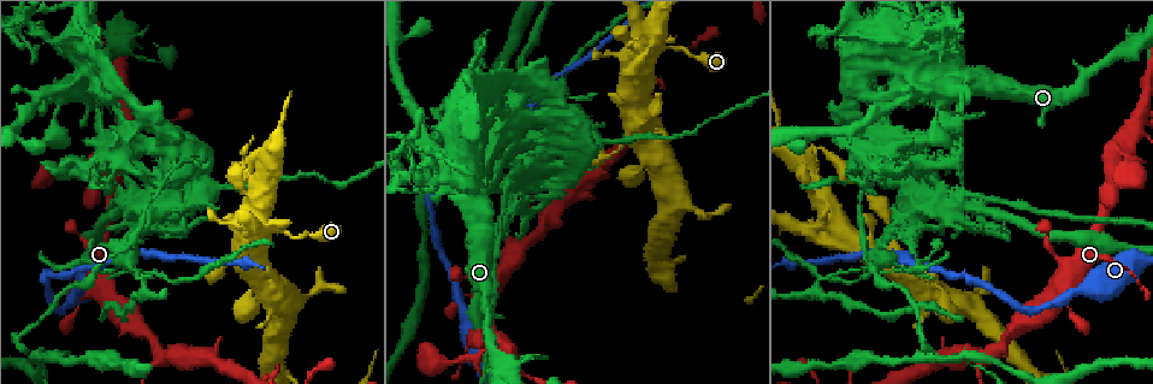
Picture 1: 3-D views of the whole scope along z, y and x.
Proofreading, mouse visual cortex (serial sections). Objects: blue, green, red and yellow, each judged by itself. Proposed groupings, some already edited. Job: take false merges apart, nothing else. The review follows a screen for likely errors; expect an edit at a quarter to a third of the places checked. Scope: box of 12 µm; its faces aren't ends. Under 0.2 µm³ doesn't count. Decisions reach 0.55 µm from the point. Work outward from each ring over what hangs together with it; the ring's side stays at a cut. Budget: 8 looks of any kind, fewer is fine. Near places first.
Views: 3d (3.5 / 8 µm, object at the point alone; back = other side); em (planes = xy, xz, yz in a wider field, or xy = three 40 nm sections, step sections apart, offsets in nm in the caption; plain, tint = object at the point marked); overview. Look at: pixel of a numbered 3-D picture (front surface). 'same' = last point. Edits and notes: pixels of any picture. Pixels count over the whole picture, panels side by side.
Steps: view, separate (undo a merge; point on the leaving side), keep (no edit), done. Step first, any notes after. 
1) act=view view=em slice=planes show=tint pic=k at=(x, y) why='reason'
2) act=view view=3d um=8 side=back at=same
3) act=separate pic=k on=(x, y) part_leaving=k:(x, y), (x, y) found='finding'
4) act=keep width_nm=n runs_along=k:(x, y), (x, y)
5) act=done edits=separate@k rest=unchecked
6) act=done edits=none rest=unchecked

act=view view=3d um=8 pic=1 at=(547, 212) why='sudden change in width'

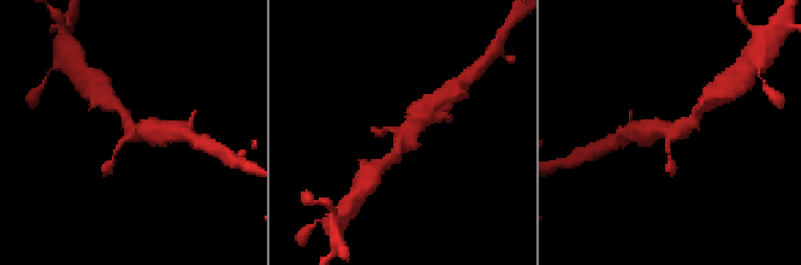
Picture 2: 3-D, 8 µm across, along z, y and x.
act=view view=3d um=3.5 pic=2 at=(404, 133)

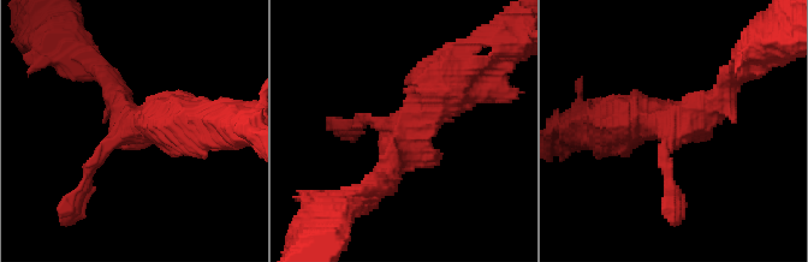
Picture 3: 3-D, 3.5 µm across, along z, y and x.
act=view view=em slice=xy step=3 show=tint pic=3 at=(130, 125) arms=3 arm_widths_nm=150,300,600 why='now the EM'

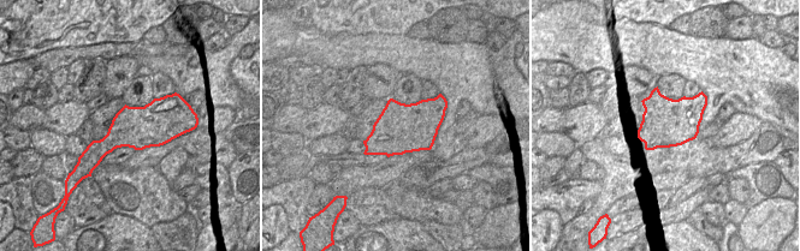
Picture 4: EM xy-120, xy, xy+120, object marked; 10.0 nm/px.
act=keep runs_along=3:(379, 185), (404, 126), (461, 77) found='one cell here'

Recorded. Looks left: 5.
act=view view=3d um=3.5 pic=1 at=(965, 275) why='narrows sharply'

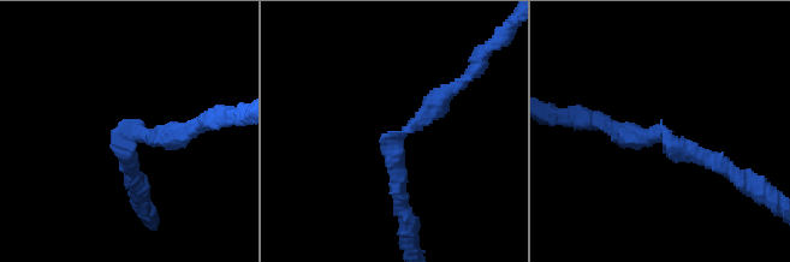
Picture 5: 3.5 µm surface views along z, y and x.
act=view view=em slice=xy step=3 show=tint pic=5 at=(660, 140) why='shape alone is not enough'

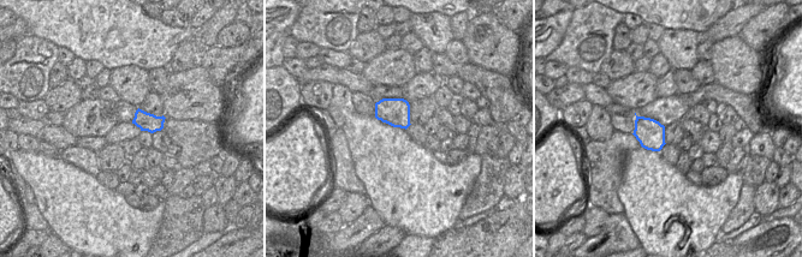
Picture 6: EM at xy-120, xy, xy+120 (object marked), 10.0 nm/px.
act=separate pic=5 on=(444, 101) arm_widths_nm=200,250 part_leaving=5:(413, 125), (475, 70), (489, 46) found='a second cell is stuck on'

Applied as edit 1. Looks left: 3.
act=view view=3d um=3.5 pic=1 at=(958, 67) why='sharp bend'

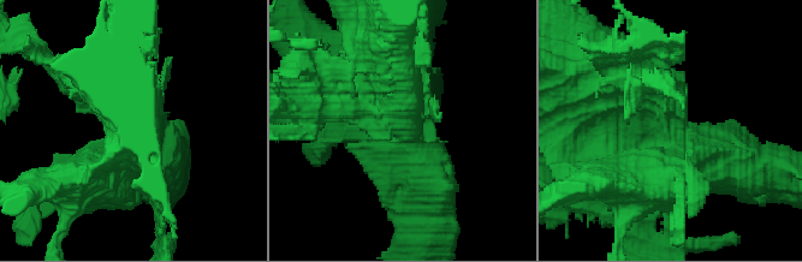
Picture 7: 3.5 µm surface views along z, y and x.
act=view view=em slice=xy step=2 show=tint pic=7 at=(667, 128) why='need the tissue'

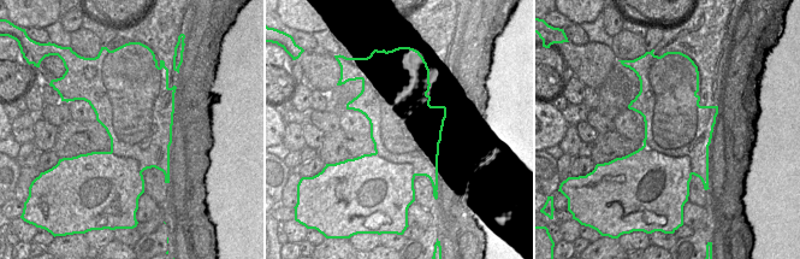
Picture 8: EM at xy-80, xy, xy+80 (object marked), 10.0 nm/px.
act=separate pic=7 on=(586, 129) width_nm=700 part_leaving=7:(677, 140), (640, 95), (596, 81) found='a second cell is stuck on'

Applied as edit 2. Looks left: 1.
act=done edits=separate@5,separate@7 rest=unchecked

